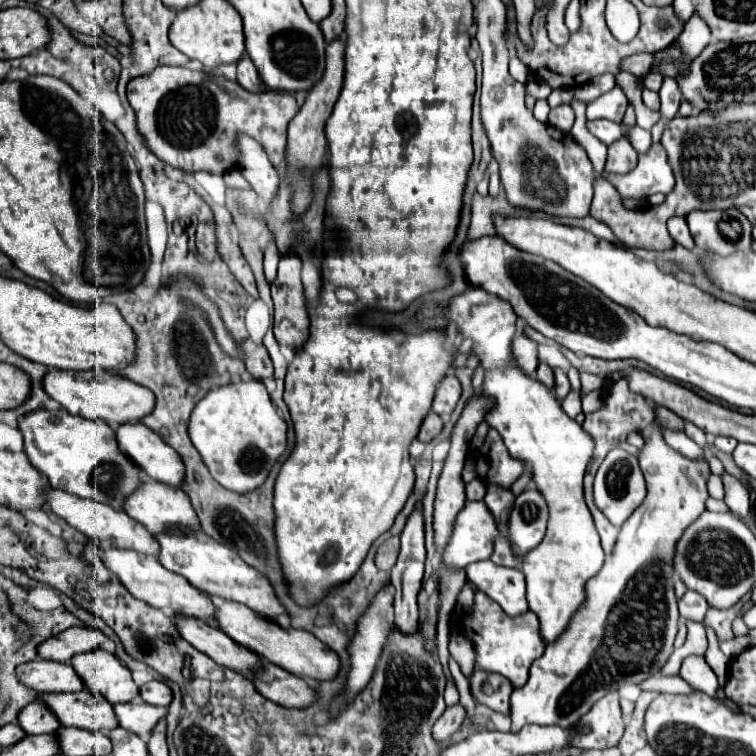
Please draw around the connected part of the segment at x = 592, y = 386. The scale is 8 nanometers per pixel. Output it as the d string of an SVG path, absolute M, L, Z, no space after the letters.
M581 373L581 397L591 391L600 390L603 386L603 381L597 376L589 373Z

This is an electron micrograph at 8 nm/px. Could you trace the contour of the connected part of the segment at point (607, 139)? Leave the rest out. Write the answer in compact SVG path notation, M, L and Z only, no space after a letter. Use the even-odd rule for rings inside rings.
M593 120L593 122L587 122L587 128L589 128L589 132L593 136L597 136L607 146L613 144L613 142L617 142L623 136L621 124L611 122L611 120Z

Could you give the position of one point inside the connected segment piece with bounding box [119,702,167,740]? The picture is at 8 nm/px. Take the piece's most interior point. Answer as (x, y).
(138, 719)

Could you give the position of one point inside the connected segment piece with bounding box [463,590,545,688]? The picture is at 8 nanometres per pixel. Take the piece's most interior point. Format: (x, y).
(507, 645)

